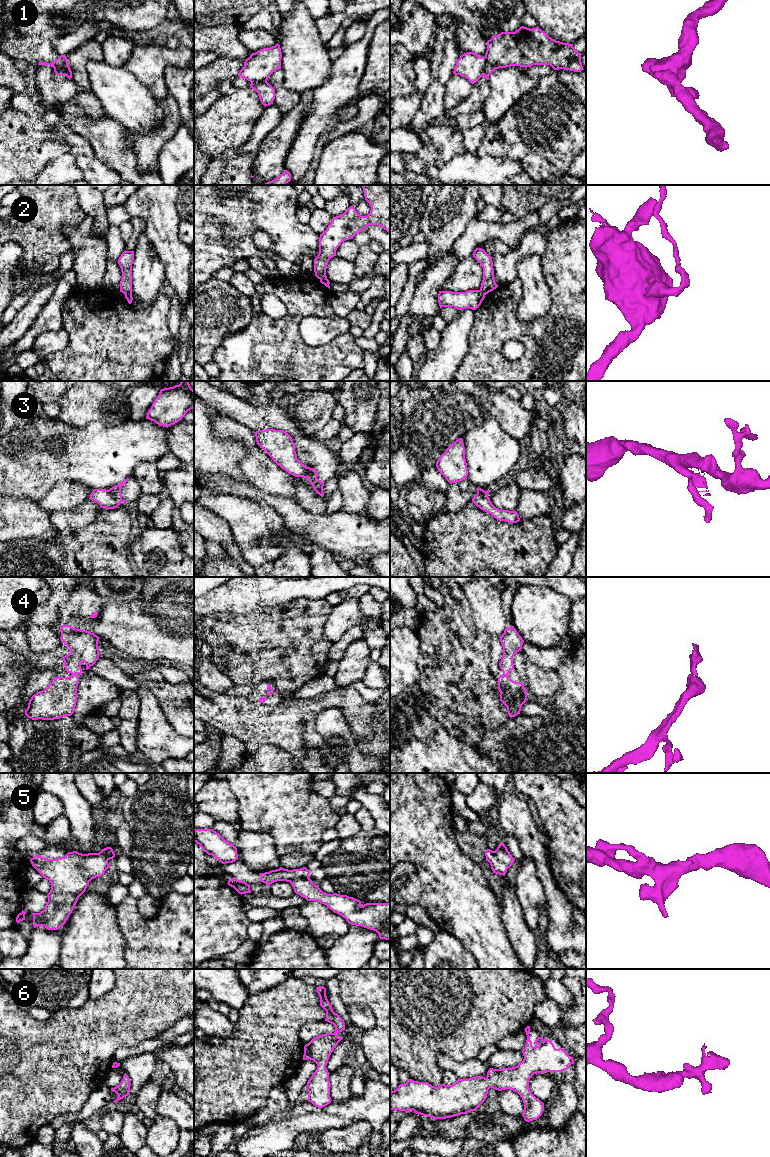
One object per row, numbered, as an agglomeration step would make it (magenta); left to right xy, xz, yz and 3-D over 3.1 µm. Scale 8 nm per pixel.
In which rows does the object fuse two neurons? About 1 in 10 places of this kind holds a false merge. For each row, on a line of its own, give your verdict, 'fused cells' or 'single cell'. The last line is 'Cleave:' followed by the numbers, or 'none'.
1: fused cells
2: fused cells
3: fused cells
4: single cell
5: single cell
6: single cell
Cleave: 1, 2, 3

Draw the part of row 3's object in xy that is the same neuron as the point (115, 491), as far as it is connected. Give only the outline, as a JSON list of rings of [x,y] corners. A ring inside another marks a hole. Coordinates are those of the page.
[[[129,478],[125,479],[122,483],[115,485],[112,488],[109,489],[111,496],[113,498],[116,498],[117,500],[123,502],[123,503],[128,502],[128,501],[122,499],[121,487],[126,484],[126,482],[129,480]]]

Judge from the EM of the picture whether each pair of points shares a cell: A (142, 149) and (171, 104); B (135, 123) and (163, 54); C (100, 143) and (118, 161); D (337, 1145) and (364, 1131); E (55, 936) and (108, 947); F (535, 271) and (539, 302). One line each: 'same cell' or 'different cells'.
A: same cell
B: different cells
C: same cell
D: same cell
E: different cells
F: same cell

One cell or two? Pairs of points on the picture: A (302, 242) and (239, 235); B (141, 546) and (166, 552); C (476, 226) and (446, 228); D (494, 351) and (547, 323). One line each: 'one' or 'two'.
A: one
B: one
C: two
D: one

